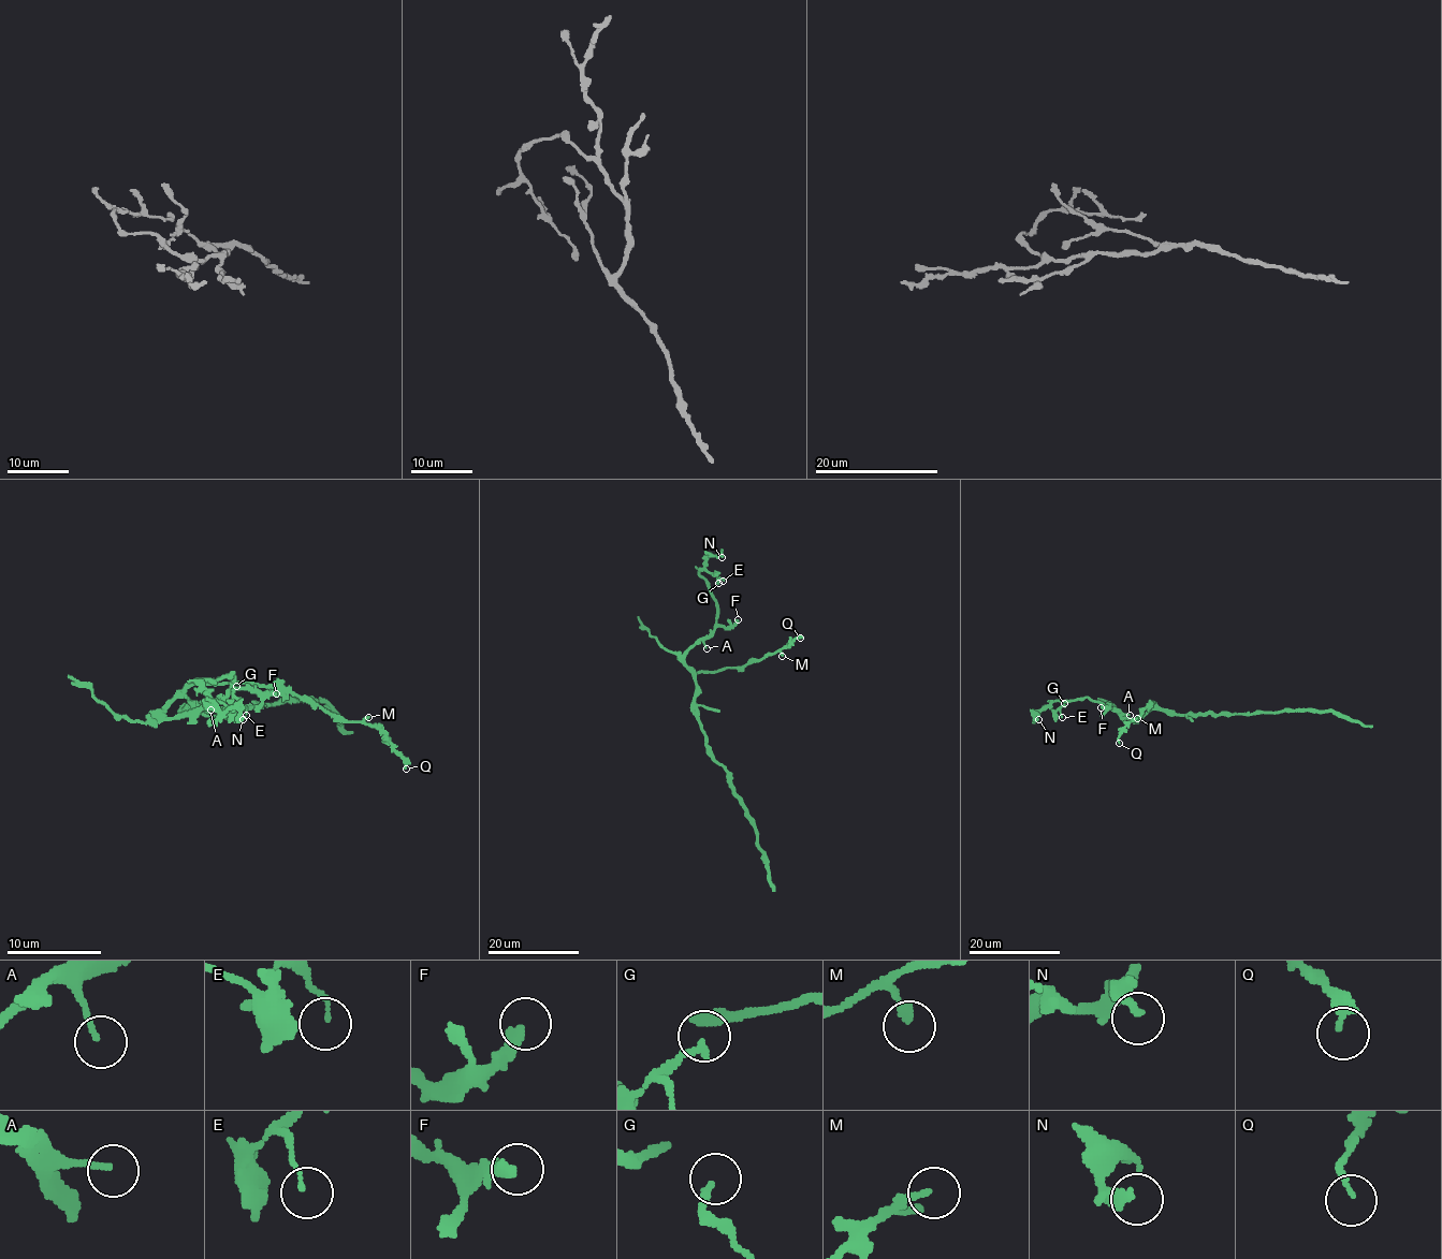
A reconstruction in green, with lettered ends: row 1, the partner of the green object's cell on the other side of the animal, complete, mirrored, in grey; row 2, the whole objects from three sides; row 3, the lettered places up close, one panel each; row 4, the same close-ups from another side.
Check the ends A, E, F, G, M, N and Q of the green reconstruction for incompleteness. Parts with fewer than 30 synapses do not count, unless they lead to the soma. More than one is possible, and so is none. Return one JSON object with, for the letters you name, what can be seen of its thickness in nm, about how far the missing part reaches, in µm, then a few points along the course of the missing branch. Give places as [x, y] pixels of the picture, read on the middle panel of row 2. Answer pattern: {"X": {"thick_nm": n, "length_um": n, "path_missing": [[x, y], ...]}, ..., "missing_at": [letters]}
{"missing_at": []}

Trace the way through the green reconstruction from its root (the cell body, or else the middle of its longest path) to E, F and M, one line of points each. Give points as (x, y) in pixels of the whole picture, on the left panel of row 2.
E: (191, 709), (177, 698), (165, 715), (213, 705), (231, 672), (195, 682), (246, 715)
F: (191, 709), (177, 698), (165, 715), (187, 717), (236, 688), (276, 693)
M: (191, 709), (187, 709), (189, 698), (184, 691), (199, 682), (213, 682), (283, 686), (349, 721), (368, 717)

